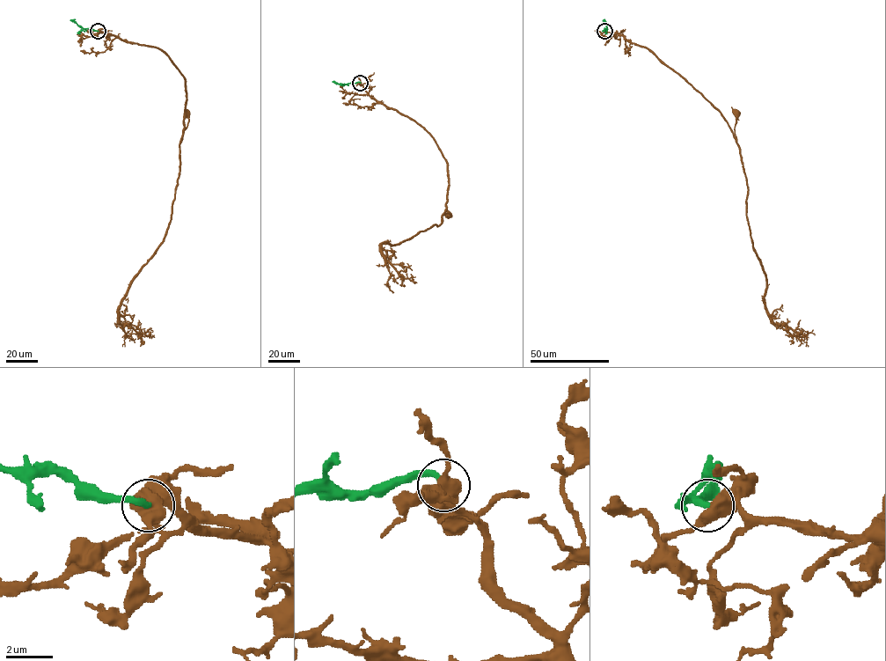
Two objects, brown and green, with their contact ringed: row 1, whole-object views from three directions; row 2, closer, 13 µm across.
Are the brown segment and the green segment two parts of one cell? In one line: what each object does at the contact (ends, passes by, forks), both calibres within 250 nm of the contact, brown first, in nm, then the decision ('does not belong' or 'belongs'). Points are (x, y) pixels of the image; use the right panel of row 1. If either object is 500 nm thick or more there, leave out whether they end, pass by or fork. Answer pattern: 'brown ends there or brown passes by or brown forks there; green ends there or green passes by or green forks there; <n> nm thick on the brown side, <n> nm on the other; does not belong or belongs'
650 nm thick on the brown side, 280 nm on the other; belongs

